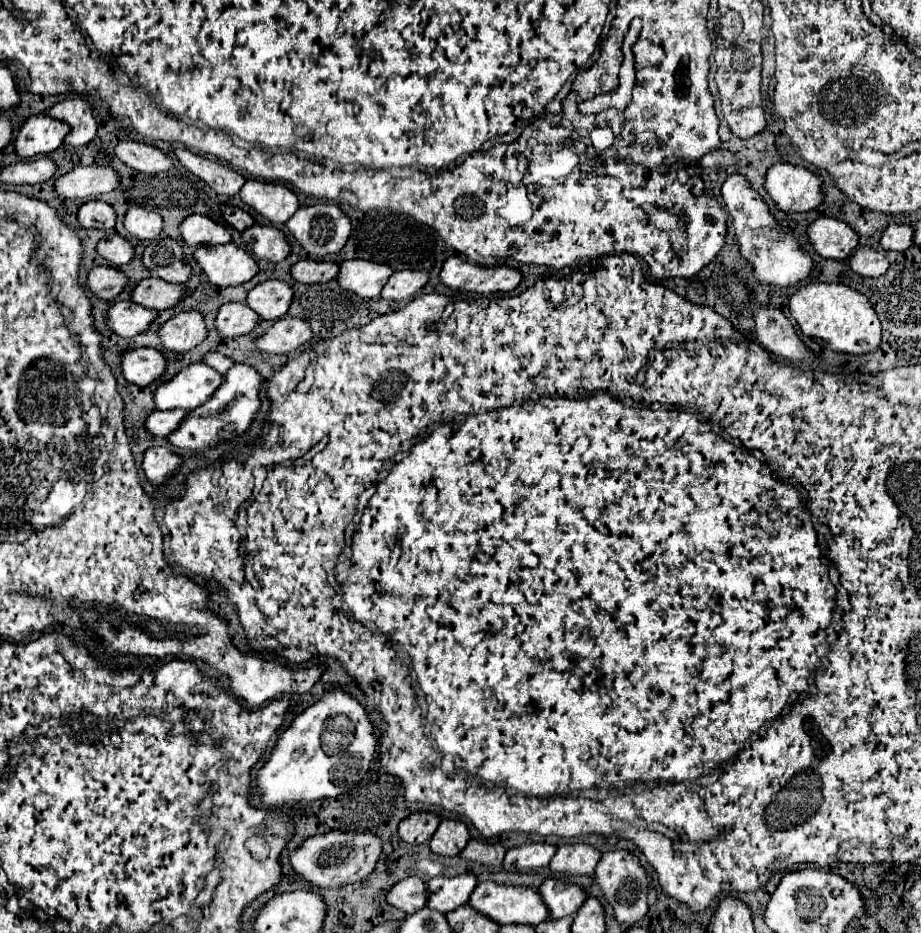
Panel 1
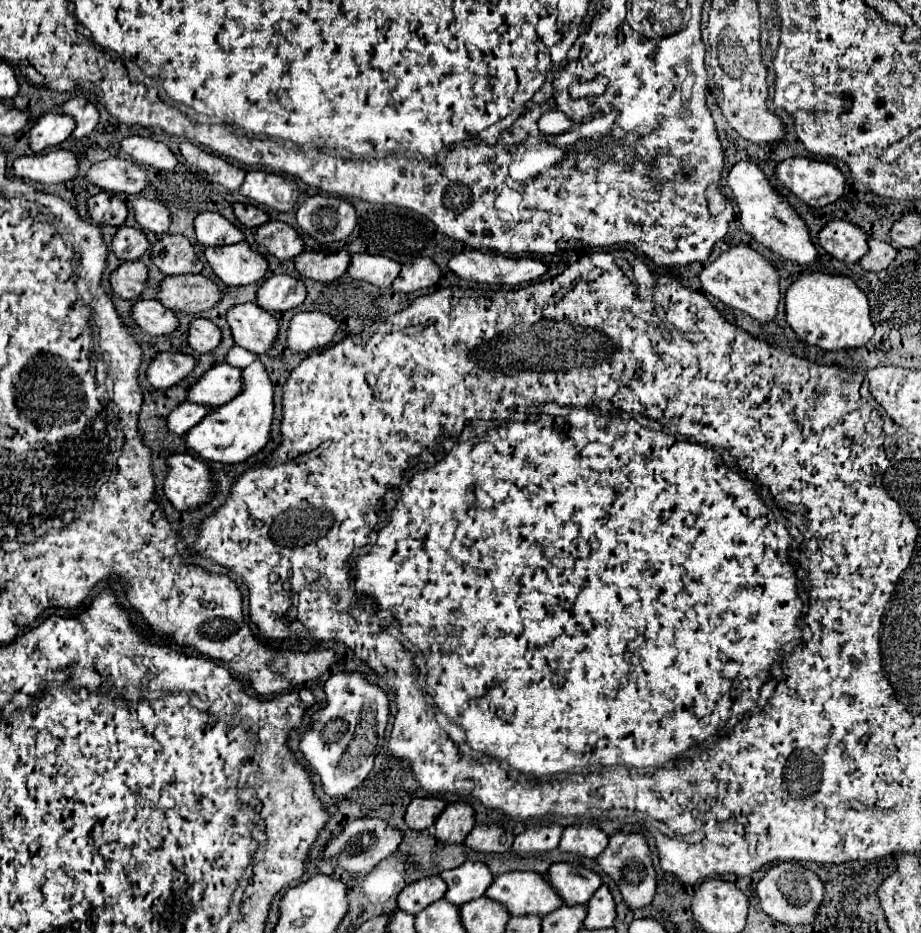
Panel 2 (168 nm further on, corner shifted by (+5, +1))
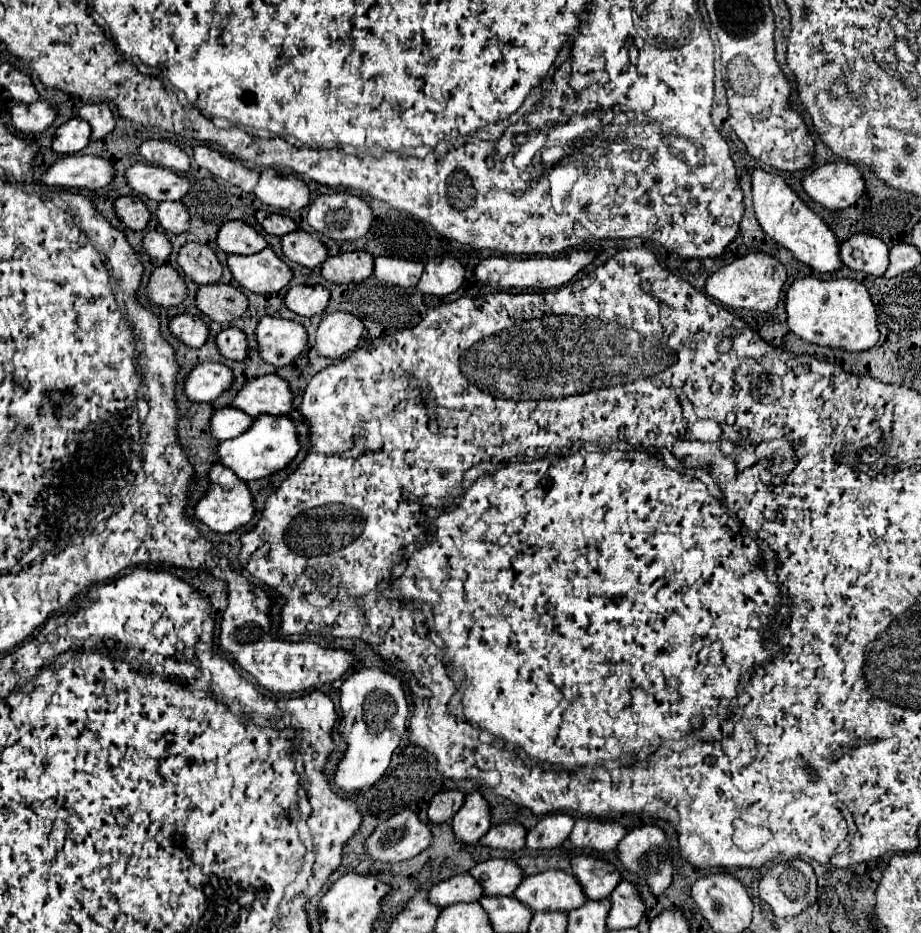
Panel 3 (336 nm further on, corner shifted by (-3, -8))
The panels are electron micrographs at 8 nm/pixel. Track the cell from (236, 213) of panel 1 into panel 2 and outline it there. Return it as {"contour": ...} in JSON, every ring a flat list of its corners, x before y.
{"contour":[[234,204,234,214,248,228,258,228,260,224,266,224,270,220,264,210,260,210,252,204]]}

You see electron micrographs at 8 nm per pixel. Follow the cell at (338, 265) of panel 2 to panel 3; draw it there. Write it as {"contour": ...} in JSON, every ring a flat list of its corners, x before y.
{"contour":[[366,251,328,257,322,263,322,279,336,285,360,283,372,275,372,261,372,255]]}

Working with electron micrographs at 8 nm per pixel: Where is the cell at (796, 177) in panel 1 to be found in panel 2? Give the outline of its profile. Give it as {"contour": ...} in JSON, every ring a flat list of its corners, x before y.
{"contour":[[788,158,776,166,776,178,808,206,826,206,844,194,846,178,838,166,814,158]]}

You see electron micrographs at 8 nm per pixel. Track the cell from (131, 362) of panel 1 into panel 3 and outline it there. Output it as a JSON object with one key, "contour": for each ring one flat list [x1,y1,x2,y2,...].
{"contour":[[200,363,196,365,186,381,184,393,190,401,214,401,232,381,232,369,224,363]]}

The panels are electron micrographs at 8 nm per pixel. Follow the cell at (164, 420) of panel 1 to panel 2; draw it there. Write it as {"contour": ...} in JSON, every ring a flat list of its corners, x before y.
{"contour":[[182,402,180,406,176,406,170,416,168,416,168,428,174,434,186,434,192,426,196,426,212,408,208,406,200,406,200,404,192,404,192,402]]}

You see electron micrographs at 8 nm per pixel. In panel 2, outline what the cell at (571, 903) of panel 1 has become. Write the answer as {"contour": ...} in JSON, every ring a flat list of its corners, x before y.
{"contour":[[554,862,548,878,566,904,586,904,600,888,602,880,596,872,574,862]]}

